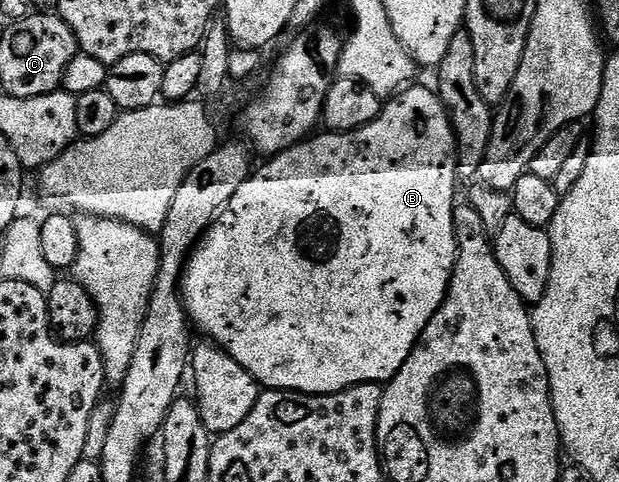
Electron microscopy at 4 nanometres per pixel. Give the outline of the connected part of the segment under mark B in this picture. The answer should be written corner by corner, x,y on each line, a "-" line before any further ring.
412,83
400,89
380,108
379,114
360,129
348,133
323,131
323,134
312,135
283,153
274,154
268,160
271,161
268,165
260,169
258,166
247,181
237,187
237,195
229,199
223,212
207,228
187,258
181,278
181,296
190,324
196,330
199,328
207,336
204,338
208,342
218,345
233,359
237,359
237,363
241,363
241,367
245,367
245,371
249,371
249,375
253,375
260,386
288,389
291,393
312,393
320,397
340,393
354,385
386,383
397,375
397,371
401,371
429,319
433,319
441,307
455,270
455,261
459,258
453,231
453,215
457,204
455,132
438,92
419,84

